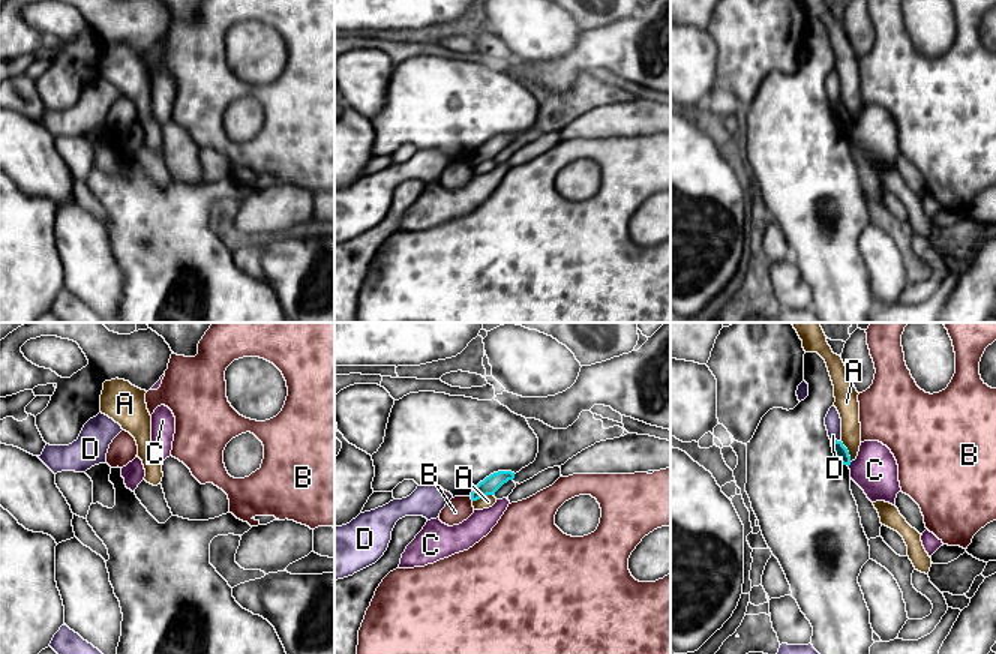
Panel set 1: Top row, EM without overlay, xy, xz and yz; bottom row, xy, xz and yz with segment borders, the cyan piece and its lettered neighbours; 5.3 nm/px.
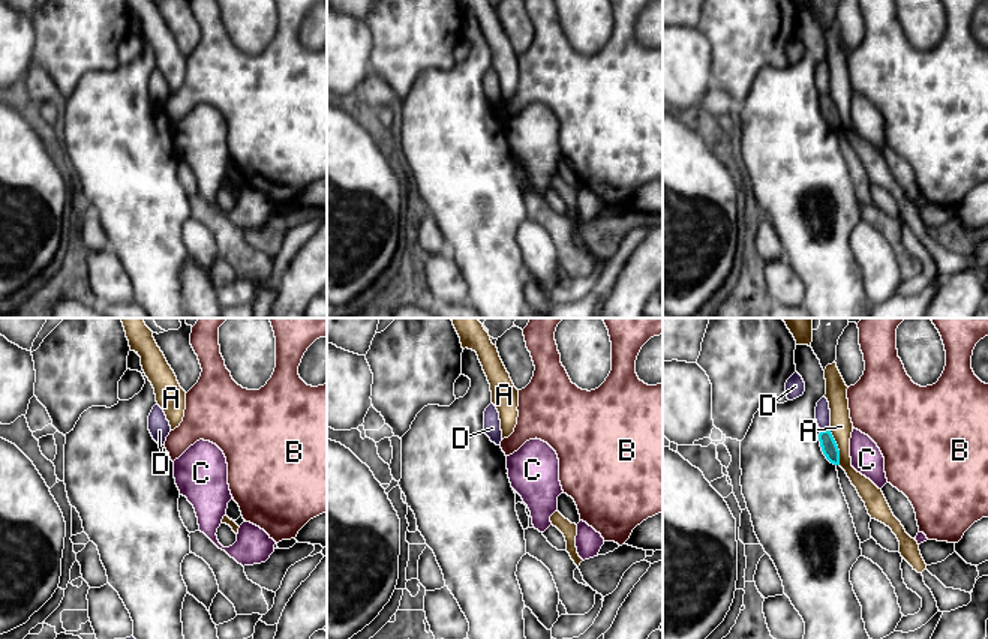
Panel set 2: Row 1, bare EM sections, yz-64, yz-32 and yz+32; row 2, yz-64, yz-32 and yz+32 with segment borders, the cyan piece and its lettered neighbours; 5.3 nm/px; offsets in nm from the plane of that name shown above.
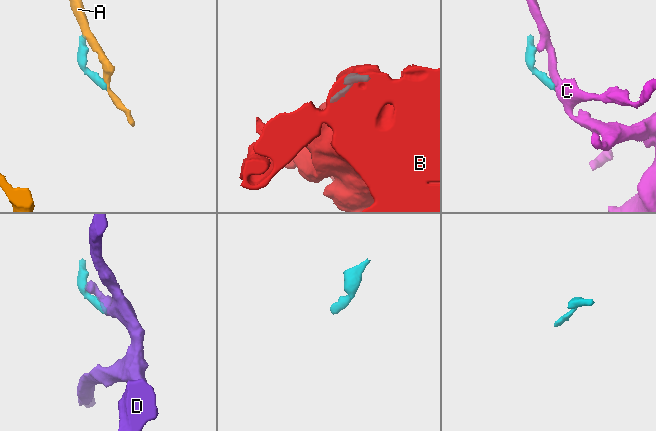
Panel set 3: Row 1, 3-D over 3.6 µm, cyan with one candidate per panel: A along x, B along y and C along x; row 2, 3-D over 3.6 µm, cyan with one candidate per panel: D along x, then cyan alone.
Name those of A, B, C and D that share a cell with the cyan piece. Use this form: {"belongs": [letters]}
{"belongs": []}

